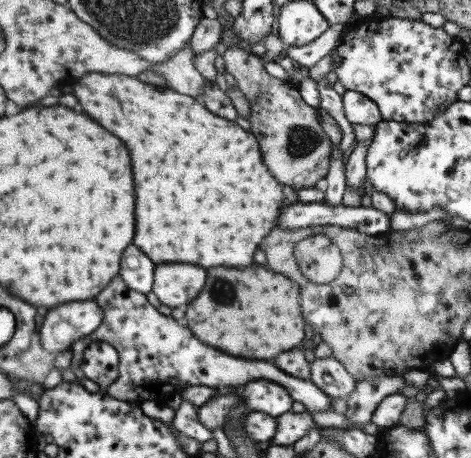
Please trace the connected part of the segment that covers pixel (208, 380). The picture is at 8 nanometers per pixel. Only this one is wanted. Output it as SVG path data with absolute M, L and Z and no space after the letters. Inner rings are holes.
M118 276L116 280L112 280L112 284L108 284L108 288L104 288L96 296L96 302L104 312L104 319L92 334L83 336L72 346L73 358L69 367L77 376L77 383L90 393L100 393L102 389L96 382L87 378L80 365L86 347L91 342L102 340L118 351L118 376L114 383L104 390L106 395L114 399L133 404L151 400L166 402L170 396L182 394L186 387L203 385L214 389L233 389L240 384L266 376L268 380L282 384L282 388L294 396L296 402L304 404L311 413L333 410L332 397L315 386L311 380L296 379L280 372L272 360L268 360L268 364L260 360L242 360L226 356L224 352L206 346L194 336L190 327L160 314L148 303L146 295L126 288L124 280Z

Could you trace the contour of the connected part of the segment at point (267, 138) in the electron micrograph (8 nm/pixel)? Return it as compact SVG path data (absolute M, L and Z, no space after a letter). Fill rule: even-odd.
M228 49L223 53L225 69L238 83L238 88L244 93L250 104L249 121L251 133L258 139L262 160L276 180L284 186L291 186L295 191L312 188L320 178L324 178L329 171L332 144L326 131L319 121L318 110L304 102L298 88L287 81L274 78L268 74L263 57L246 50Z

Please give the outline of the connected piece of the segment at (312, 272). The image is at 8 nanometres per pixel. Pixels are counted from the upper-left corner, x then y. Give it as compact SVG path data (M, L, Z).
M325 235L307 236L295 245L294 257L302 275L314 284L329 284L343 267L340 248Z

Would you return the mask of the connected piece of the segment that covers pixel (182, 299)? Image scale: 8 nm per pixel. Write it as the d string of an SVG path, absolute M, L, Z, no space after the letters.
M192 264L155 266L152 292L170 309L186 307L198 296L206 280L206 270Z

